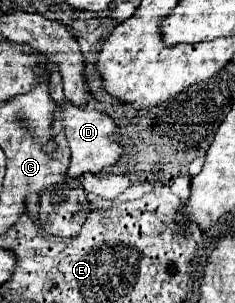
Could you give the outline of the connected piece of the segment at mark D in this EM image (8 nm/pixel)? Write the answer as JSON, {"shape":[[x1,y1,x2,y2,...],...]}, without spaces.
{"shape":[[66,107,66,109,58,109,54,113,54,131,66,131,66,137,68,137,68,145,70,145,70,153,72,153,72,159,70,159,70,167,68,167,68,177,70,179,78,179,80,175,84,173,100,173,102,169,114,165,120,155,124,153,122,145,114,139,110,139,114,133,116,133,116,123,96,111,96,109,82,109,82,107]]}

